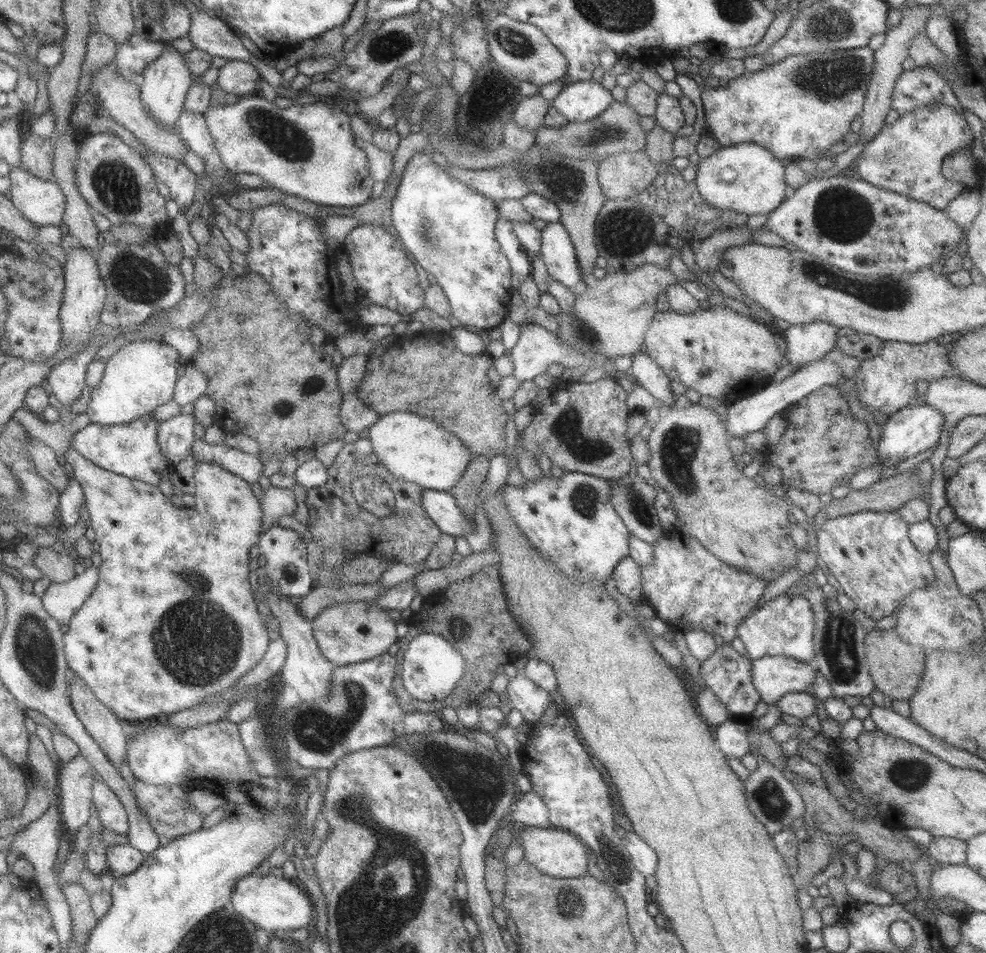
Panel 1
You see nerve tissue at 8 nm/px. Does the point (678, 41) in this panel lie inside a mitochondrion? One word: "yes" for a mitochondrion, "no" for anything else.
no

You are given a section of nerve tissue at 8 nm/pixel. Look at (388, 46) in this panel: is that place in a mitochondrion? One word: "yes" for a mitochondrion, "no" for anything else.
yes

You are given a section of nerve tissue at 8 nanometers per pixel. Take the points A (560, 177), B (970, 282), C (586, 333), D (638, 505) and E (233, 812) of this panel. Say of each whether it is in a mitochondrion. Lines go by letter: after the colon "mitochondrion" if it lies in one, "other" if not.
A: mitochondrion
B: other
C: mitochondrion
D: mitochondrion
E: other

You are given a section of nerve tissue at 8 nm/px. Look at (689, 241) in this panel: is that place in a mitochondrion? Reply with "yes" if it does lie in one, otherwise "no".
no

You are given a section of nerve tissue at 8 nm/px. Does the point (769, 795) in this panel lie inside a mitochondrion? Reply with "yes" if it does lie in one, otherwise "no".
yes

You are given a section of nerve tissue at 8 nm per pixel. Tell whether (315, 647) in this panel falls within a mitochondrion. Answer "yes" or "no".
no

